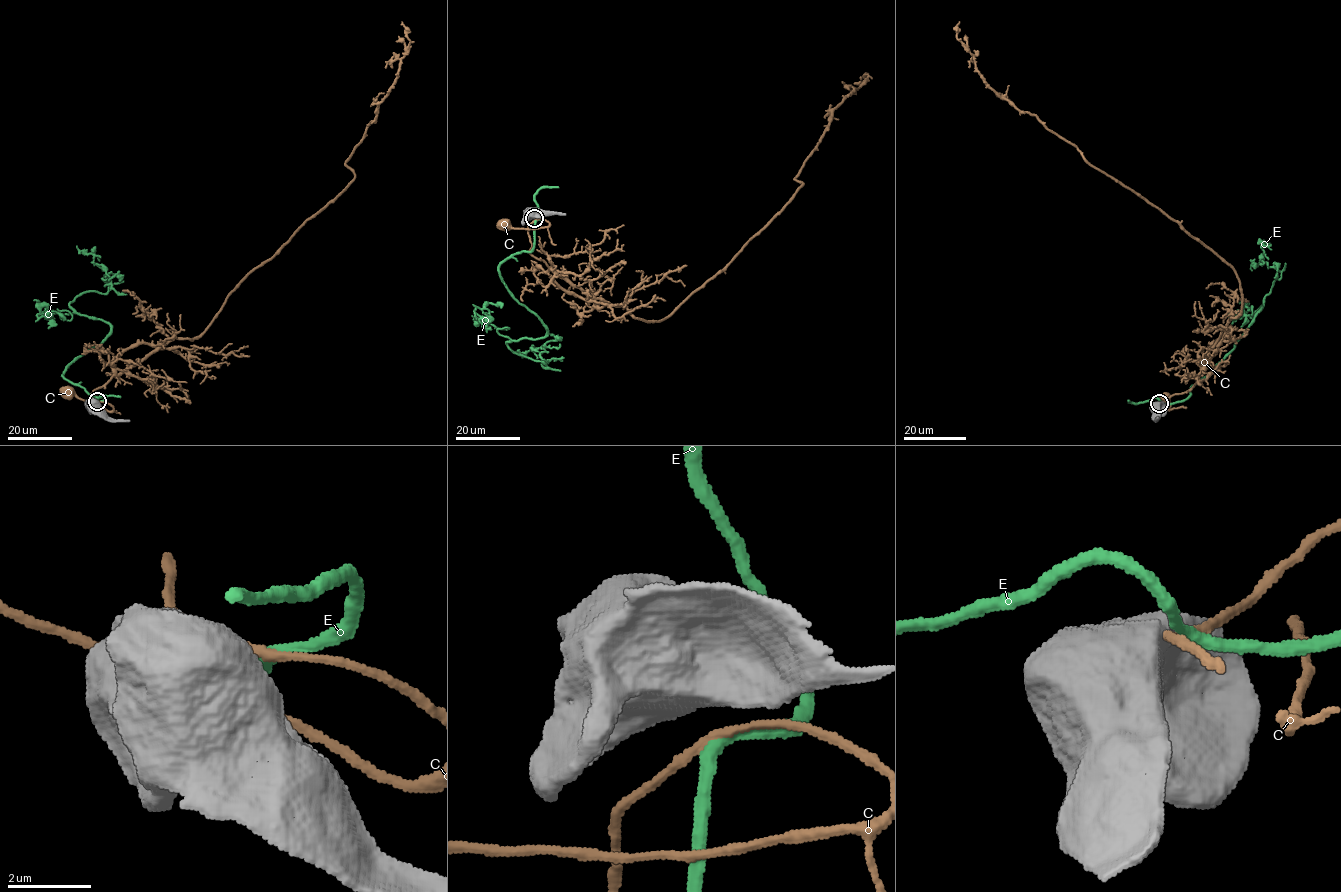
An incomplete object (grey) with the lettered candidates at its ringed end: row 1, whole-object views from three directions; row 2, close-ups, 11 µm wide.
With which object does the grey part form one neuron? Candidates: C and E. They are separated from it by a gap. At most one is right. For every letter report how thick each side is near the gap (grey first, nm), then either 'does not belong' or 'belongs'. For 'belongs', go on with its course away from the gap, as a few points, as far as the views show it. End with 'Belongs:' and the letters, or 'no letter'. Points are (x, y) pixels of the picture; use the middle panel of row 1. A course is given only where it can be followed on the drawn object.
C: 850 nm thick on the grey side, 200 nm on the other; does not belong
E: 850 nm thick on the grey side, 280 nm on the other; does not belong
Belongs: no letter

